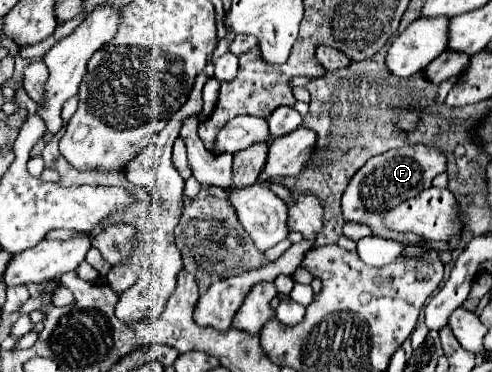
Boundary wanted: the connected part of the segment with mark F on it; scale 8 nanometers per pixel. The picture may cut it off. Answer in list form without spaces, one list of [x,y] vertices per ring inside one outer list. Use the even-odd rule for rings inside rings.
[[[407,144],[403,148],[379,154],[375,158],[371,158],[349,182],[345,194],[343,194],[343,220],[345,222],[359,222],[371,228],[371,232],[375,236],[381,238],[389,238],[389,240],[397,240],[405,246],[409,244],[419,244],[421,238],[413,236],[413,234],[401,234],[401,232],[393,232],[387,230],[387,226],[383,224],[383,214],[387,214],[387,210],[393,210],[395,206],[399,206],[403,200],[413,198],[415,194],[423,192],[425,188],[431,186],[431,180],[447,170],[447,156],[441,148],[429,146],[429,144]]]

